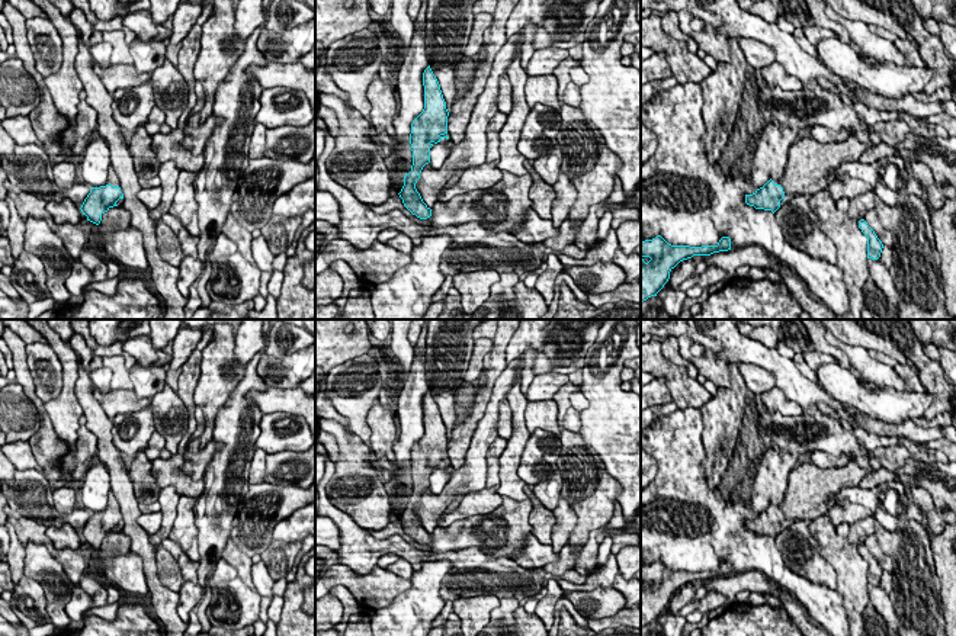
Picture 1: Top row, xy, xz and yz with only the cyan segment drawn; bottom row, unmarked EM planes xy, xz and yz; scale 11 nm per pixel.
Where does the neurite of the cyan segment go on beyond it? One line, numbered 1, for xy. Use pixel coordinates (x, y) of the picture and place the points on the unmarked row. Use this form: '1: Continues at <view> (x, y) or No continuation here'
1: Continues at xy (112, 503)

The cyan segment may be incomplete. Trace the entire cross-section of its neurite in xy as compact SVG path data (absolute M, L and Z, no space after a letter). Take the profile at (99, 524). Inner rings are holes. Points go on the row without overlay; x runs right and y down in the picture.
M110 489L106 508L100 513L92 513L80 534L84 545L99 550L105 537L113 531L121 531L122 529L123 518L119 502Z

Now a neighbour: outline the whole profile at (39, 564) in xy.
M32 540L25 546L23 576L41 584L48 603L57 603L65 607L71 600L74 584L62 569L62 565L54 558L44 545Z

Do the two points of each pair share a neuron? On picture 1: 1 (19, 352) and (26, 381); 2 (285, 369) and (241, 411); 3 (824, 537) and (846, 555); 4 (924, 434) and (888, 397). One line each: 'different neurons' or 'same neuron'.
1: same neuron
2: different neurons
3: same neuron
4: different neurons

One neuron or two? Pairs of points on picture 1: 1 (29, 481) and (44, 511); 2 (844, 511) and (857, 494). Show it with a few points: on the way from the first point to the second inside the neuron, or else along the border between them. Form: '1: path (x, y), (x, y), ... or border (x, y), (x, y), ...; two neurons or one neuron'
1: path (29, 488), (29, 494), (37, 504); one neuron
2: border (836, 503), (859, 503), (873, 516); two neurons

